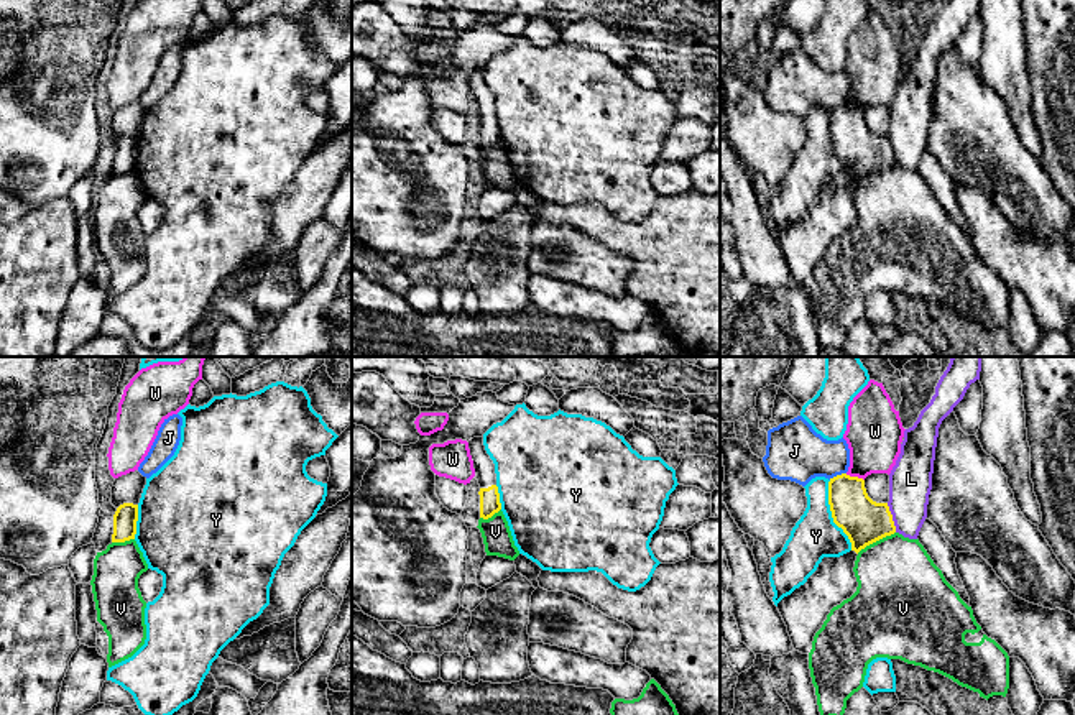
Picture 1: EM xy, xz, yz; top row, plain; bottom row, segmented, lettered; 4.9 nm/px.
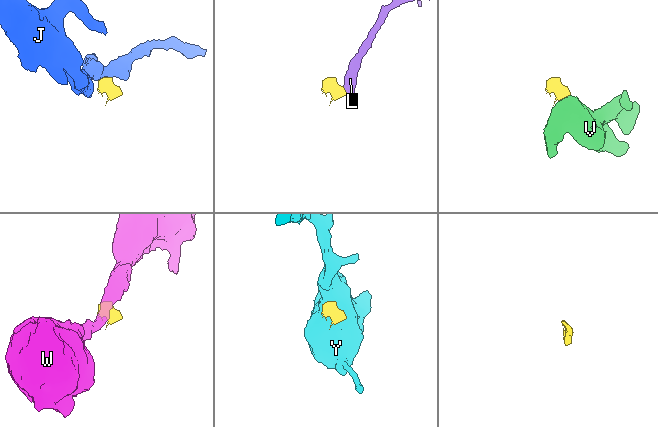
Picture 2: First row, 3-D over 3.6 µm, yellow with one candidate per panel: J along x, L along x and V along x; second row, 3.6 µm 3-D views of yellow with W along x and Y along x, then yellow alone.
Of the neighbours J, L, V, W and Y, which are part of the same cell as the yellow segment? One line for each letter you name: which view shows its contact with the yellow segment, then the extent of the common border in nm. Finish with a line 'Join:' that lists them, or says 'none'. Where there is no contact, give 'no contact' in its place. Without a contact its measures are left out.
Join: none

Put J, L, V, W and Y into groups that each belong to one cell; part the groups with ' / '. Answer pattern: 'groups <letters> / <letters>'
groups J / L / V / W / Y

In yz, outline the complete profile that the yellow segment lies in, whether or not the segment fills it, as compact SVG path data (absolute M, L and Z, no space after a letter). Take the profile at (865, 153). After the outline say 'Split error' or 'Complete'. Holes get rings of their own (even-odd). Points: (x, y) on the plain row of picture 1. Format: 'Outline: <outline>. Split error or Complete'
Outline: M847 105L830 110L828 136L833 155L848 168L851 182L840 189L824 189L807 214L777 235L792 278L802 286L810 284L814 268L830 242L856 224L853 199L858 184L896 164L888 135L873 133L863 110Z. Split error

